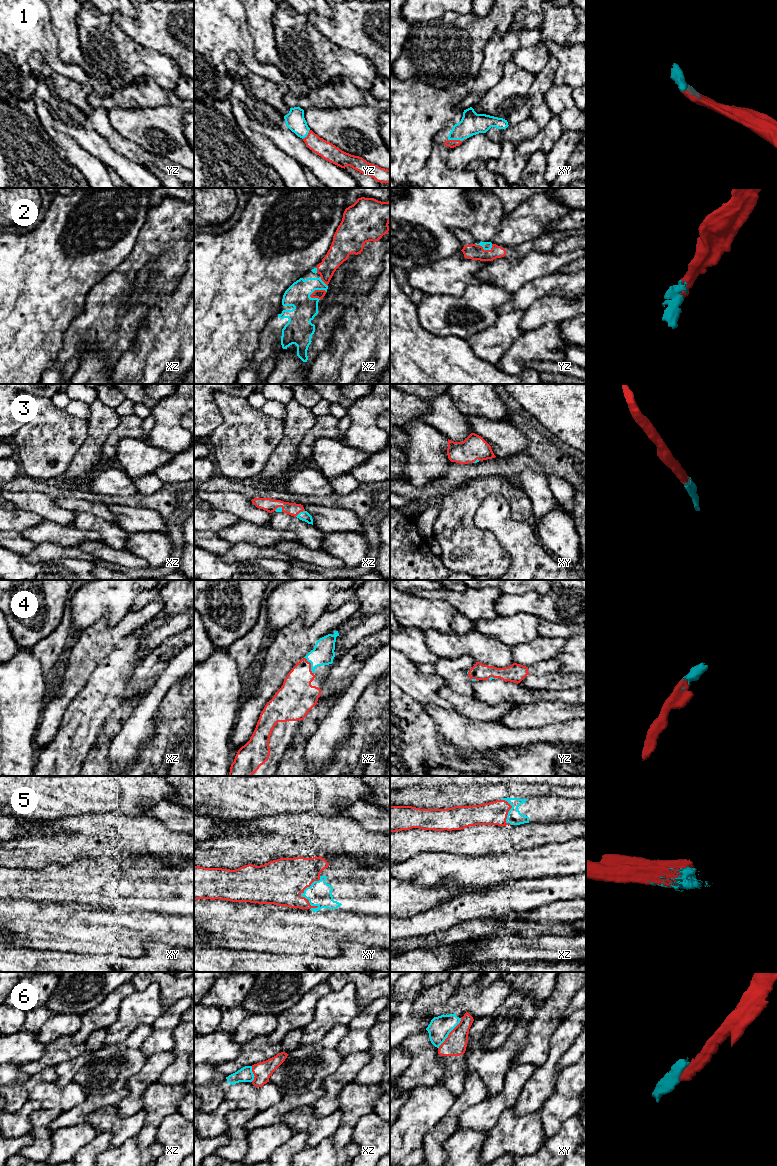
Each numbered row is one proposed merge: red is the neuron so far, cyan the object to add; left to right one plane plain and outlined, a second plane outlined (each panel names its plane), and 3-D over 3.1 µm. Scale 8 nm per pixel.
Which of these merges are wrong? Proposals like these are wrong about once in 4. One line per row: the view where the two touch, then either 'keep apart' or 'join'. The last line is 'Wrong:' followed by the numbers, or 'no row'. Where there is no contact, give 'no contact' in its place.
1: xy | join
2: xz | join
3: xz | join
4: xz | join
5: xy | join
6: xy | keep apart
Wrong: 6

